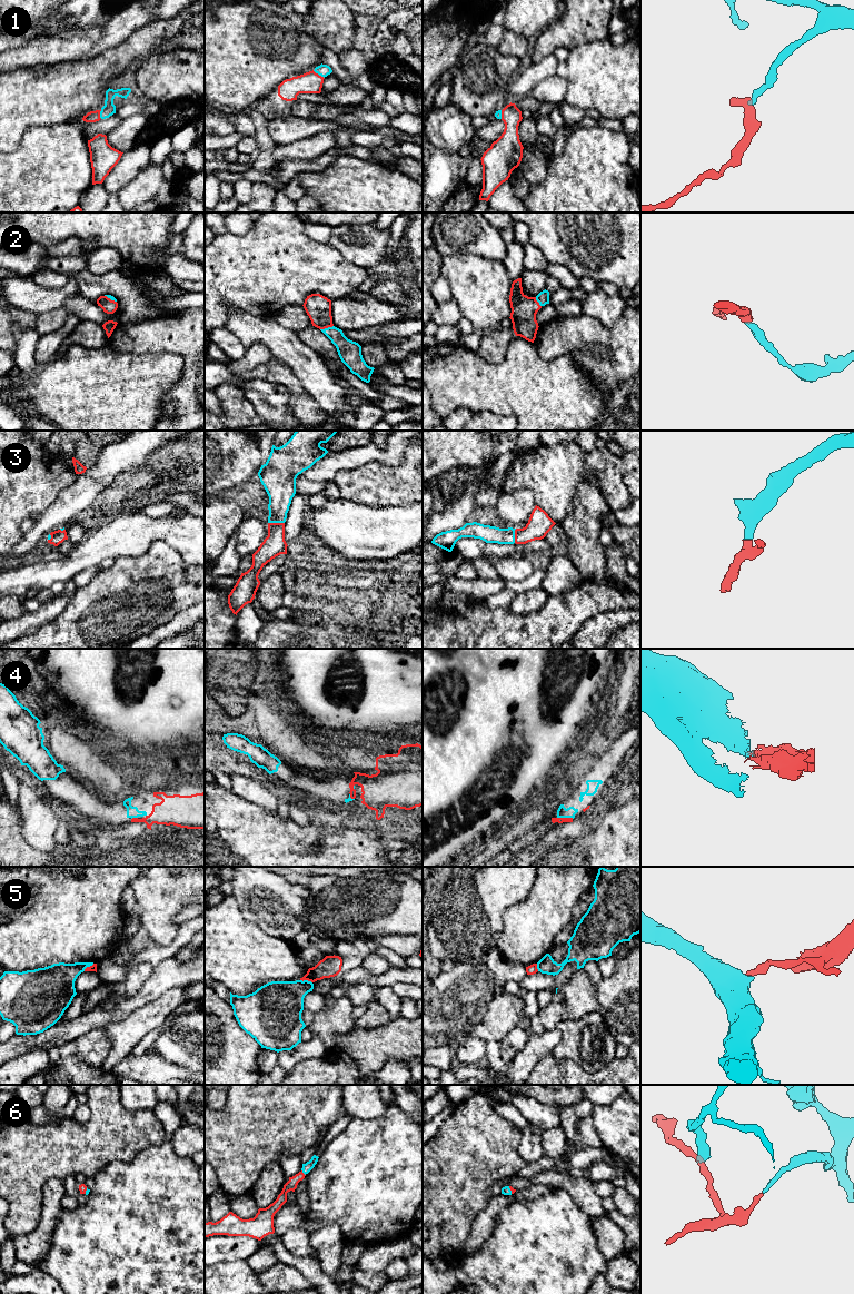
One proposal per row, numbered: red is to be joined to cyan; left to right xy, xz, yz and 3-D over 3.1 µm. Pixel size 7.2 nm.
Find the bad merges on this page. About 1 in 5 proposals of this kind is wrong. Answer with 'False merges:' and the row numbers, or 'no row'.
False merges: 5

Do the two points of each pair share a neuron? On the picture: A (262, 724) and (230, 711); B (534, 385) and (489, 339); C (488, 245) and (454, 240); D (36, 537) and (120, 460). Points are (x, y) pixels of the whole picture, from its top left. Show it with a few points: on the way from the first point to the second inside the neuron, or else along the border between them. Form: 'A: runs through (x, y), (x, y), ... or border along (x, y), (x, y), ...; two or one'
A: border along (250, 688), (247, 709), (244, 713); two
B: border along (515, 335), (499, 363), (487, 363), (479, 356); two
C: runs through (479, 240), (463, 240); one
D: runs through (56, 516), (99, 476); one

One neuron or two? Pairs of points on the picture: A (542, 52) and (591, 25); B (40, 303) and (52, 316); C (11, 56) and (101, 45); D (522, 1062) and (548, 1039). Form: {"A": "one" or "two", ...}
{"A": "one", "B": "two", "C": "two", "D": "one"}

